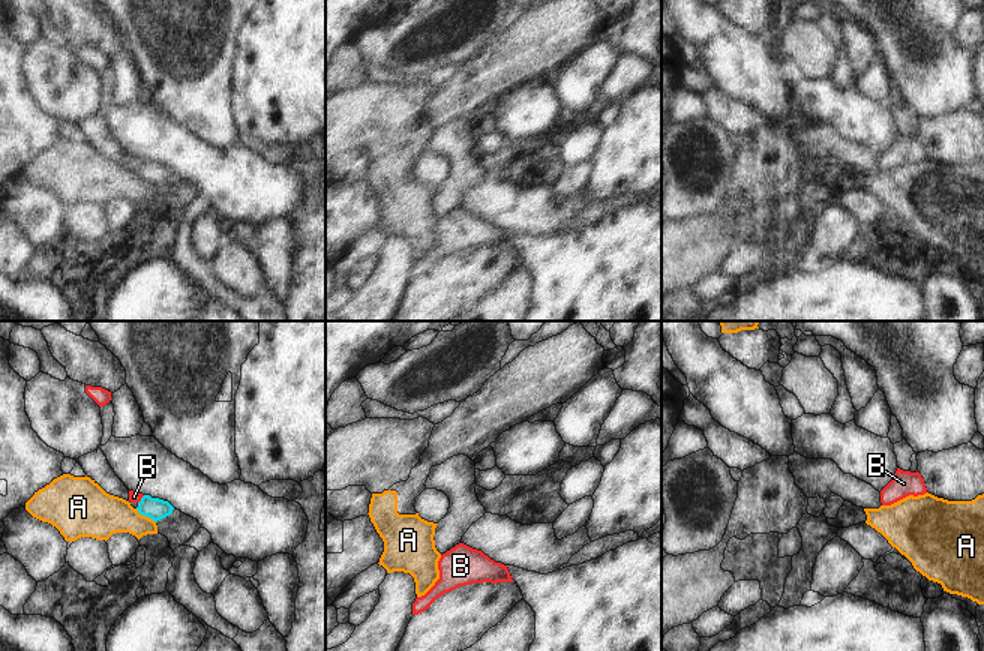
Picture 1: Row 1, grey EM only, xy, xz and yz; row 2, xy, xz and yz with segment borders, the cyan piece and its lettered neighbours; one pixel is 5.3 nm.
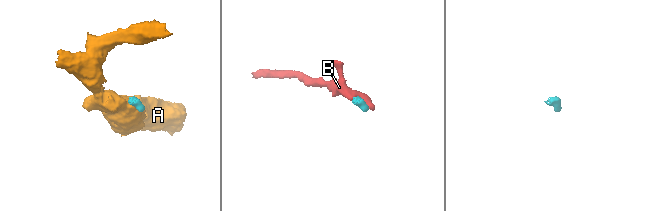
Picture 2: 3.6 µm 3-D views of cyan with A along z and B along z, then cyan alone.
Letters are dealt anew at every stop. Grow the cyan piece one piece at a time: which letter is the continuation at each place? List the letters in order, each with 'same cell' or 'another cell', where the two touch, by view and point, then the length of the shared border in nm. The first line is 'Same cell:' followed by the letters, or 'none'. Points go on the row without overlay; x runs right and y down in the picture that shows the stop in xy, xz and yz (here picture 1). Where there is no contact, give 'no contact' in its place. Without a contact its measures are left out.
Same cell: none
A: another cell | xy (146, 179) | 130 nm
B: another cell | xy (141, 164) | 60 nm

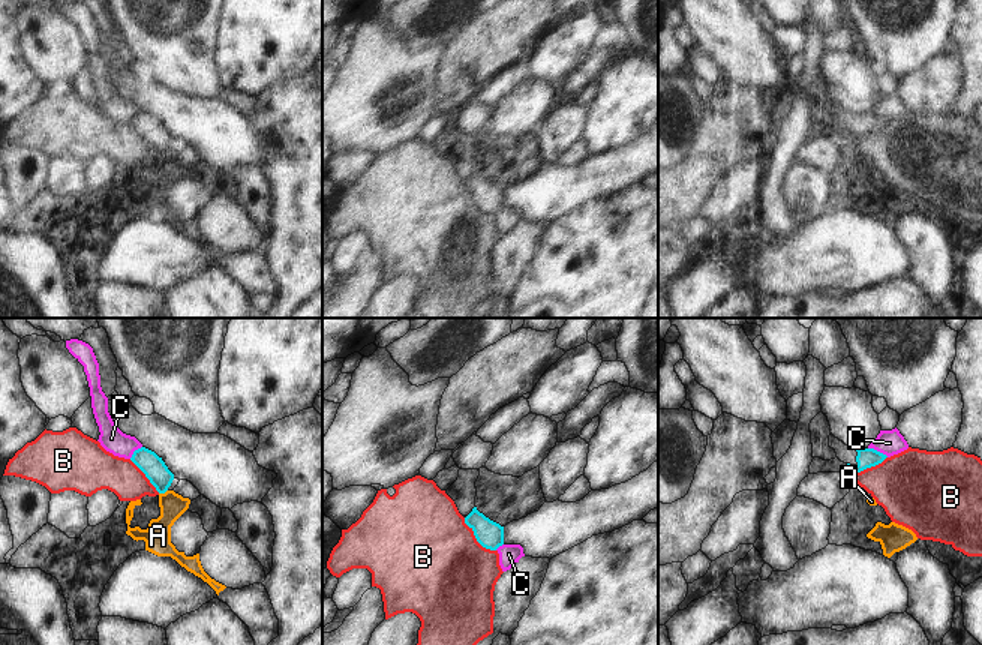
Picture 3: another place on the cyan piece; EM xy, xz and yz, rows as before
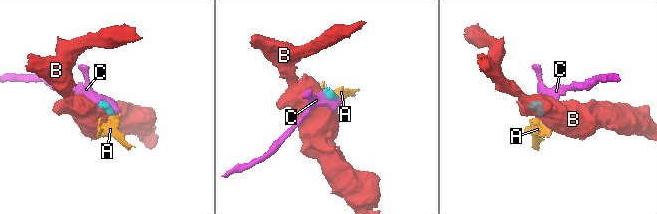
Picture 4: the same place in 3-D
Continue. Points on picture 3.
Same cell: none
A: another cell | xy (162, 156) | 50 nm
B: another cell | xz (476, 201) | 260 nm
C: another cell | yz (879, 116) | 120 nm

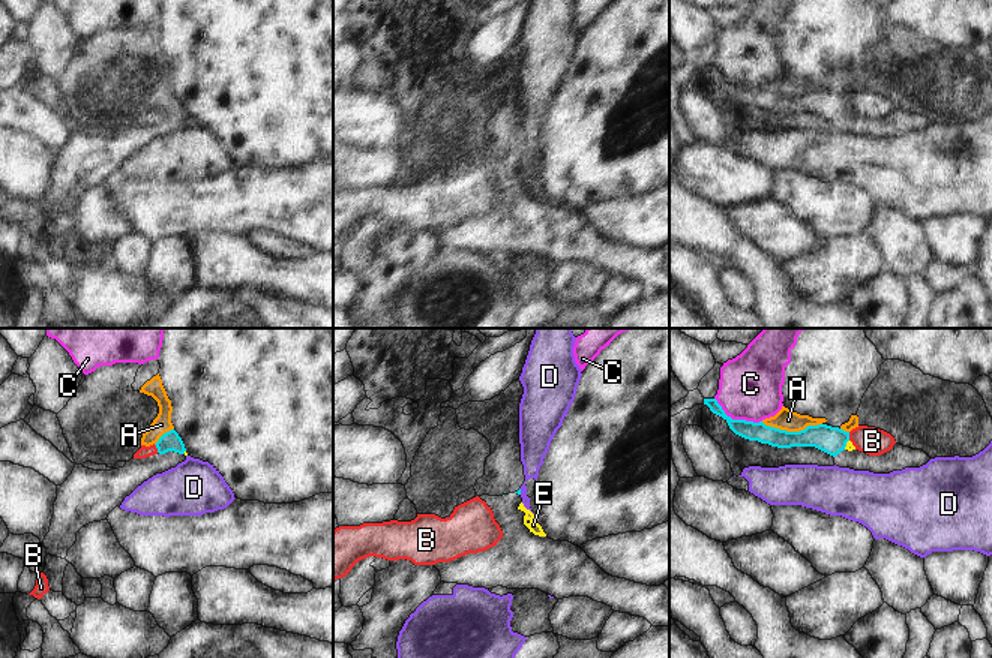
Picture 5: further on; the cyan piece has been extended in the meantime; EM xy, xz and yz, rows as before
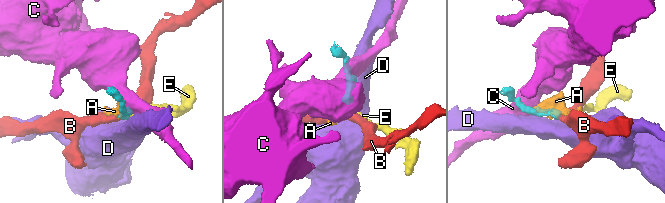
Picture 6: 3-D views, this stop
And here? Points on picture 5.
Same cell: E
A: another cell | yz (791, 96) | 320 nm
B: another cell | xy (156, 111) | 50 nm
C: another cell | yz (736, 84) | 280 nm
D: another cell | xz (520, 156) | 30 nm
E: same cell | yz (845, 108) | 60 nm

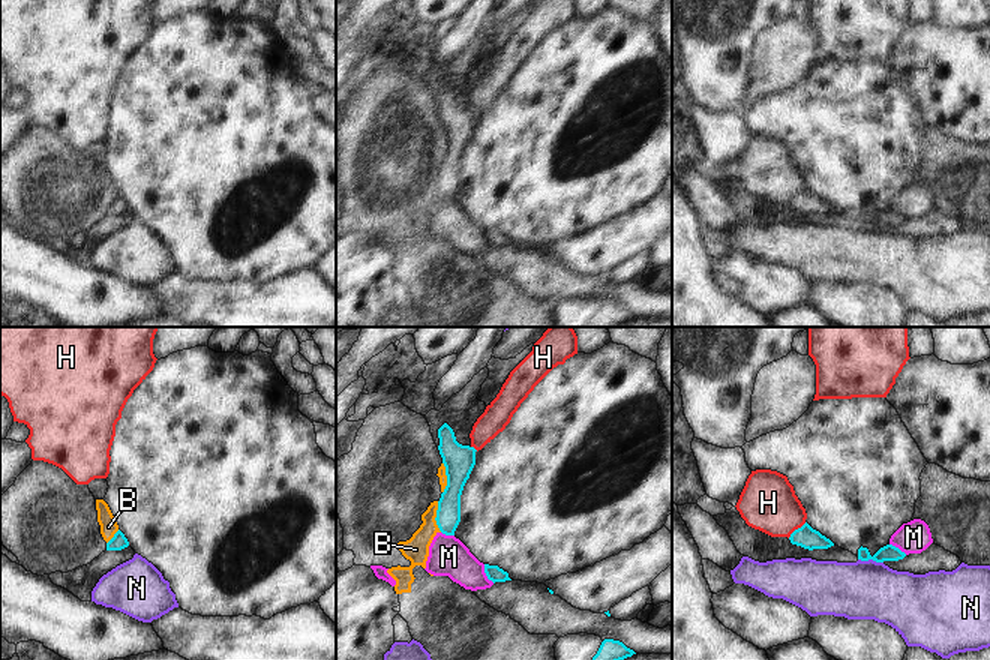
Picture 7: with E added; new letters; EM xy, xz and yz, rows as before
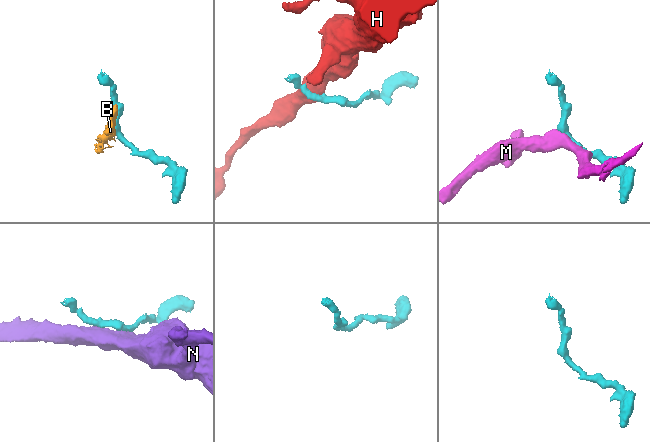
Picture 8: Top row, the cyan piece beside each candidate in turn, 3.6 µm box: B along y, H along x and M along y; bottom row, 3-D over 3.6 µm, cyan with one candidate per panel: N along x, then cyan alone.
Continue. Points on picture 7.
Same cell: none
B: another cell | xz (437, 180) | 170 nm
H: another cell | yz (798, 192) | 130 nm
M: another cell | xz (486, 239) | 120 nm
N: another cell | yz (870, 222) | 140 nm

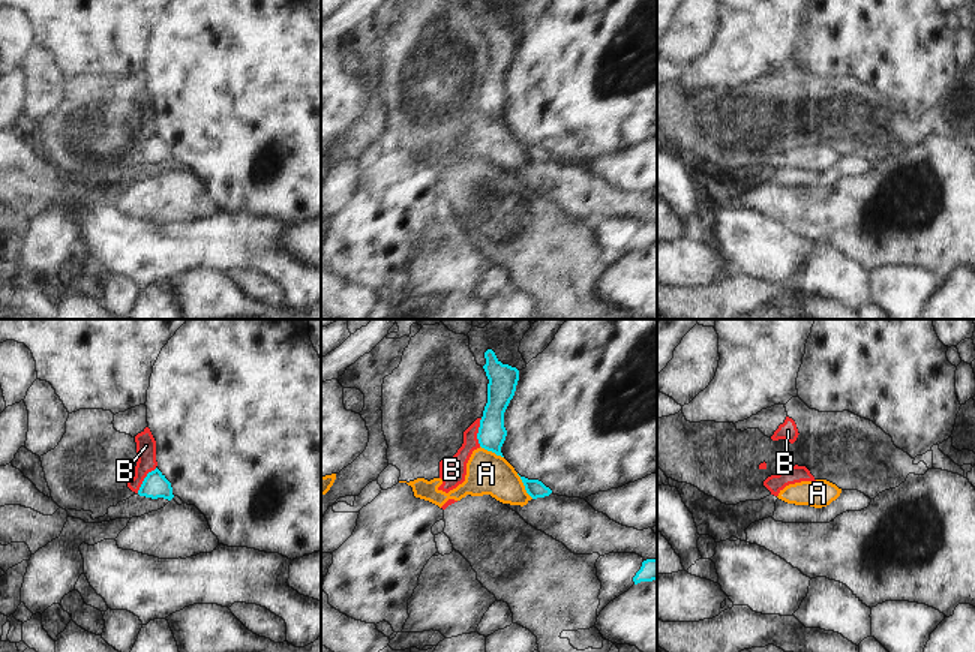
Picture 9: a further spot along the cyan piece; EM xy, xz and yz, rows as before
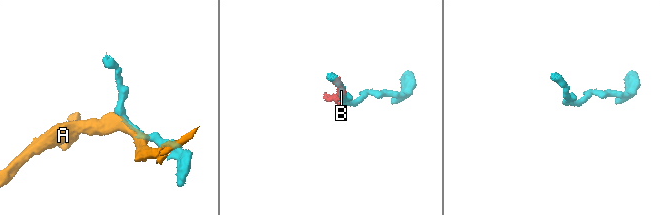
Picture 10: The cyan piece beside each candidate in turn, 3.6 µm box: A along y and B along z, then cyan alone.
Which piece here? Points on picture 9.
Same cell: none
A: another cell | xz (524, 149) | 160 nm
B: another cell | xy (144, 143) | 170 nm

